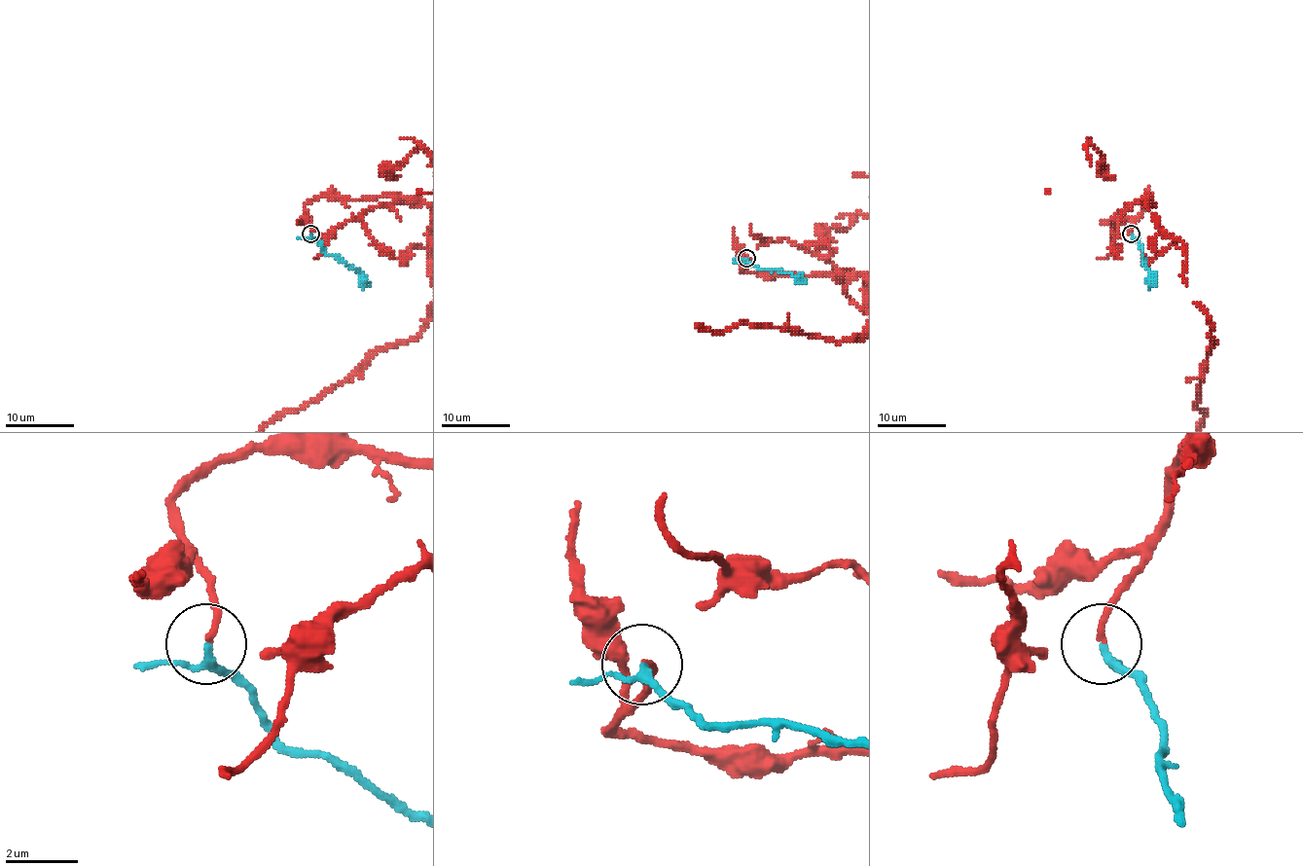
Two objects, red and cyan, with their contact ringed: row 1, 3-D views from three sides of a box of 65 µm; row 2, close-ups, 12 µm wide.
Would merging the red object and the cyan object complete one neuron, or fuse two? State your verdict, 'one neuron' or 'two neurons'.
one neuron

